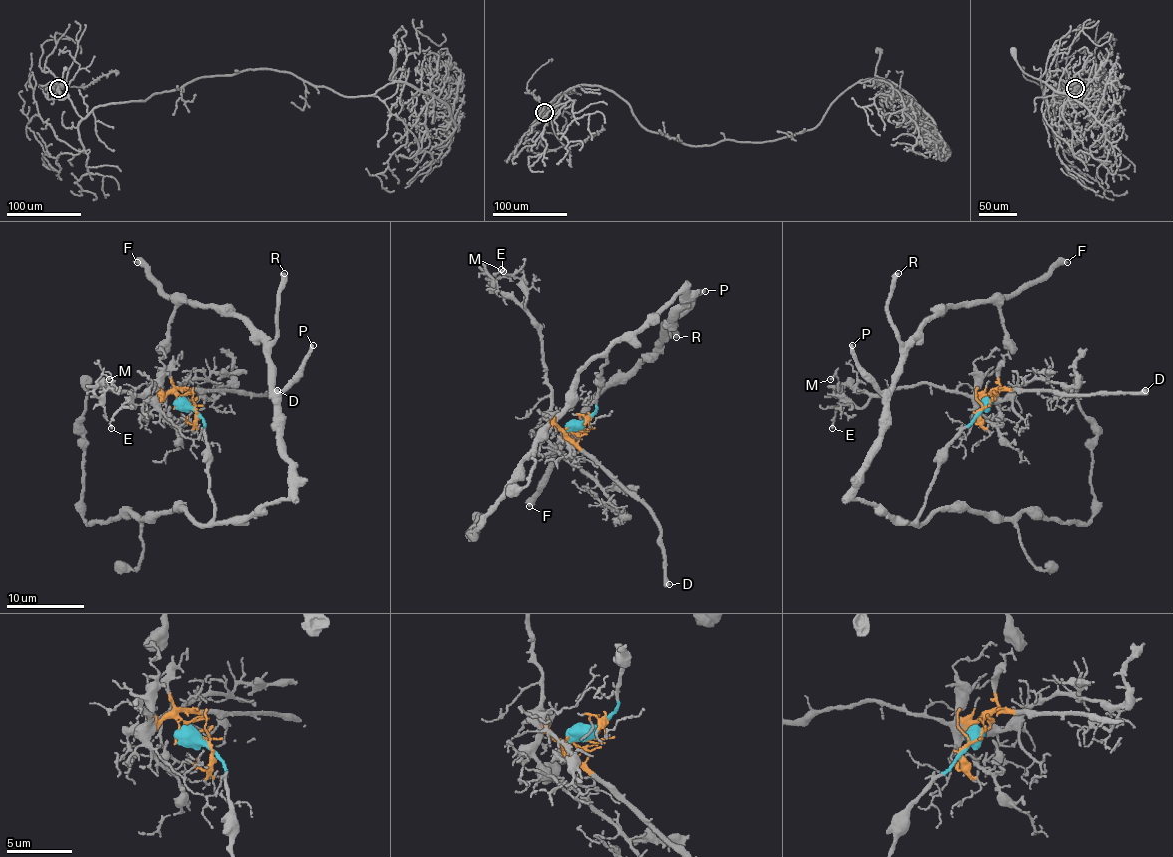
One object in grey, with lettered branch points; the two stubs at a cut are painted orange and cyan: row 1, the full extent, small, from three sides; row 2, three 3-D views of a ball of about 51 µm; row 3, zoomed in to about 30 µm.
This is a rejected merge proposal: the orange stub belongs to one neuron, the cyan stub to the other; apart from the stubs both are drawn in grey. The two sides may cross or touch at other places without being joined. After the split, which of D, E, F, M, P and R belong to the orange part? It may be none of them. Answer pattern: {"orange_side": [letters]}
{"orange_side": ["D", "E", "M"]}

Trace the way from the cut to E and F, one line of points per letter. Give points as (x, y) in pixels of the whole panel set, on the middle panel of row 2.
E: (579, 429), (566, 431), (556, 423), (542, 366), (540, 337), (525, 308), (527, 290), (521, 280), (503, 271)
F: (577, 427), (597, 407), (609, 351), (681, 292), (657, 347), (589, 405), (529, 507)

